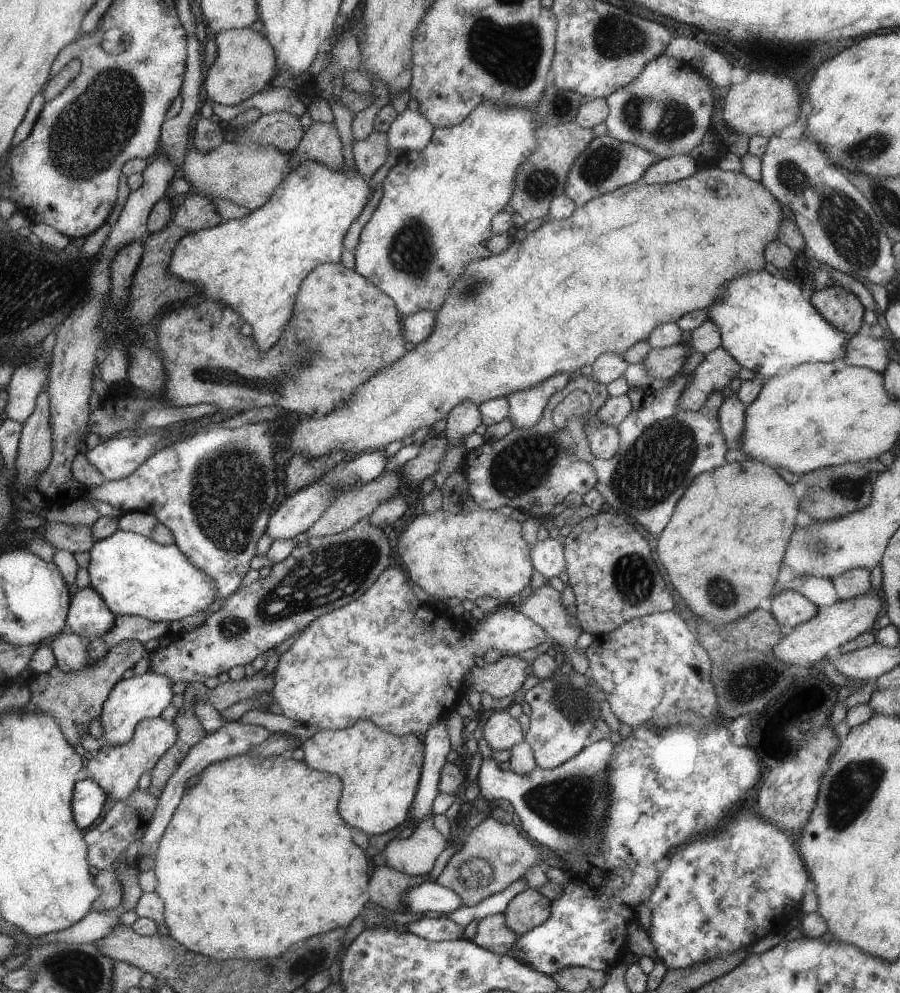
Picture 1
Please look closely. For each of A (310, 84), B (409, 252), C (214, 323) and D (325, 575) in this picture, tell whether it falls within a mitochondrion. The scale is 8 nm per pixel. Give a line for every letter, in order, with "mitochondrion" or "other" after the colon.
A: other
B: mitochondrion
C: other
D: mitochondrion

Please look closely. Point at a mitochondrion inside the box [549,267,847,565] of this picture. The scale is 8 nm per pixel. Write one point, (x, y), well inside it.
(655, 464)

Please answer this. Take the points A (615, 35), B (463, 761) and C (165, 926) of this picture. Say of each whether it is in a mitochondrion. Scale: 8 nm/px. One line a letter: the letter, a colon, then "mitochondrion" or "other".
A: mitochondrion
B: other
C: other

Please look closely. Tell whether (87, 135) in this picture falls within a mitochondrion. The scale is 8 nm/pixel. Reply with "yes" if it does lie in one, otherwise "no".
yes

